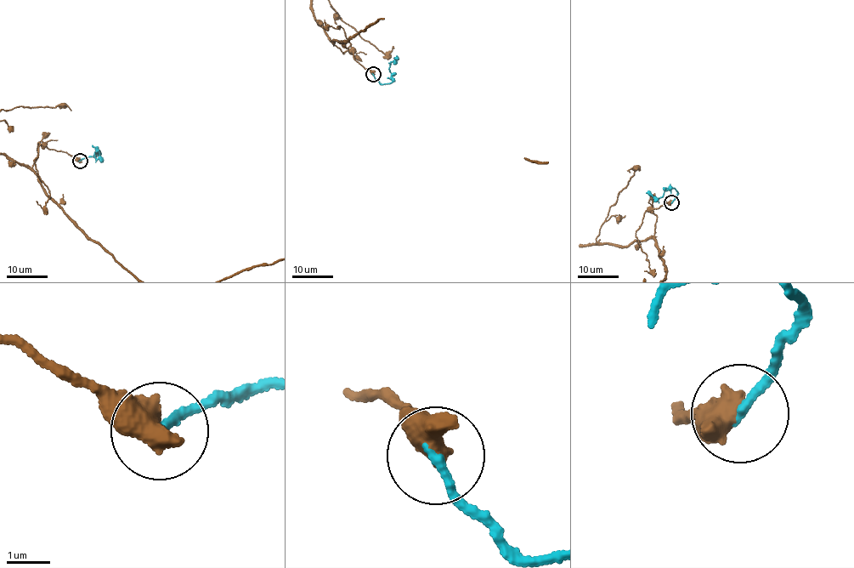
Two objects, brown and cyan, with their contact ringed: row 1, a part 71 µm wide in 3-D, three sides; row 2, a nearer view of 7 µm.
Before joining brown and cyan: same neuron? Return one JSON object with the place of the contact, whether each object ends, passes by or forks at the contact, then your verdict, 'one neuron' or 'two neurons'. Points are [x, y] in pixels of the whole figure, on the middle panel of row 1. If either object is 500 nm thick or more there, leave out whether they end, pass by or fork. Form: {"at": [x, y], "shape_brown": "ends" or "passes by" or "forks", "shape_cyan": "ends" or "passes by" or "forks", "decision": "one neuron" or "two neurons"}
{"at": [373, 74], "decision": "two neurons"}

